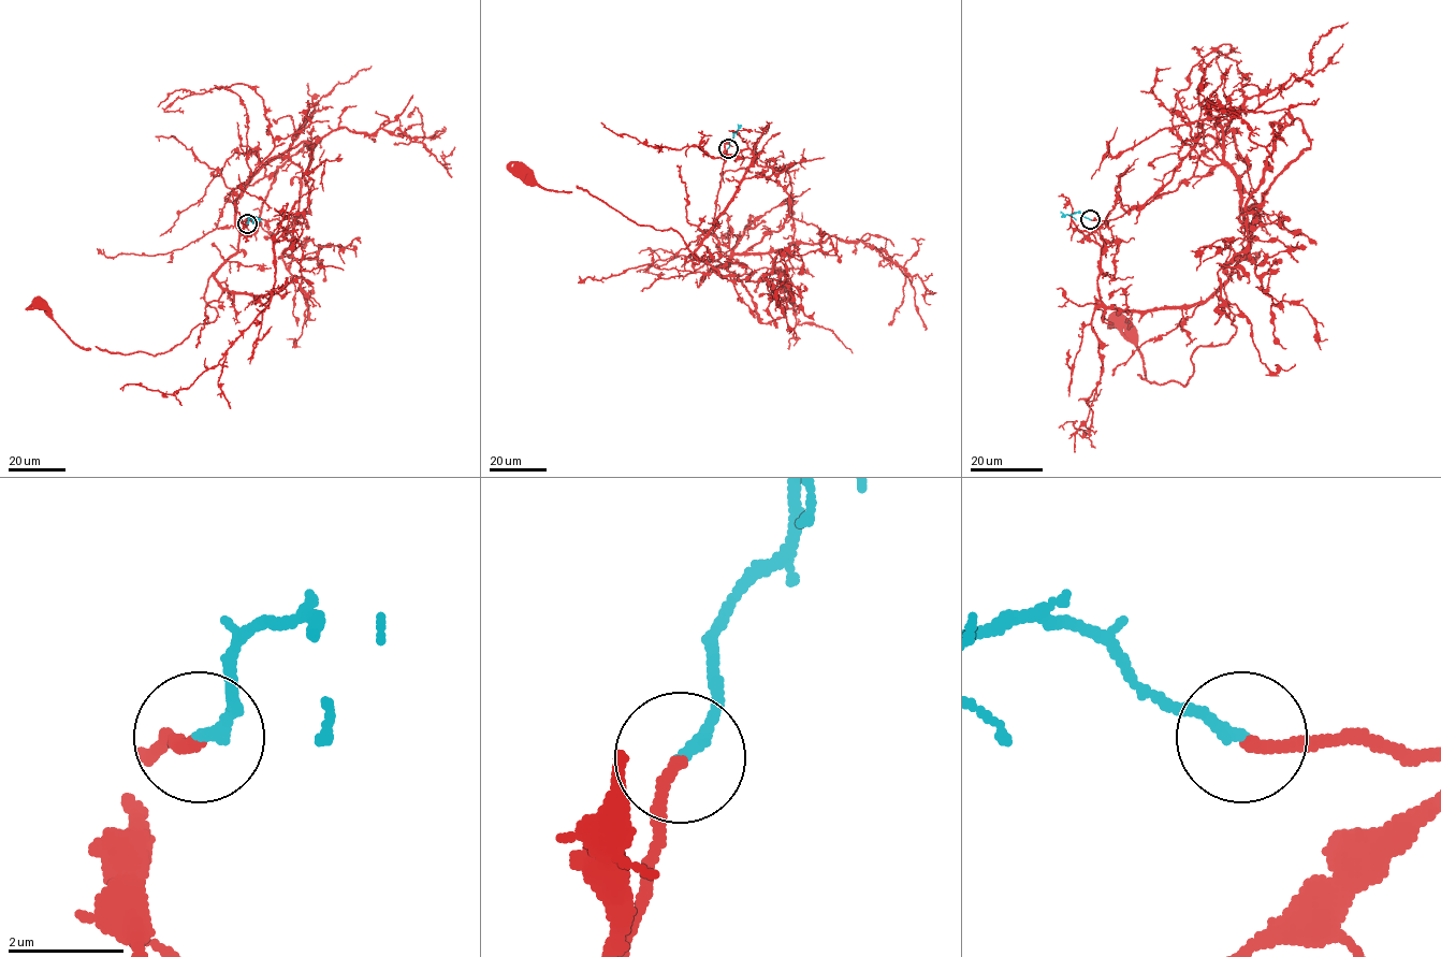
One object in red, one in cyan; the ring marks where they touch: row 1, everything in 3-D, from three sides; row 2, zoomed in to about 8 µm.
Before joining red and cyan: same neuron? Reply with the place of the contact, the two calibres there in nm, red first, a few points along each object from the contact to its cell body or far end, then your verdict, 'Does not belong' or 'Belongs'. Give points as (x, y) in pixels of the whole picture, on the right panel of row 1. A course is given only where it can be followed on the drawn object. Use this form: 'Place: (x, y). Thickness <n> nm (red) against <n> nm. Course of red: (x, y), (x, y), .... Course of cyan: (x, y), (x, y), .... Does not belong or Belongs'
Place: (1090, 219). Thickness 200 nm (red) against 200 nm. Course of red: (1091, 219), (1218, 165), (1241, 191), (1235, 335), (1160, 385), (1118, 321). Course of cyan: (1091, 219), (1079, 213), (1061, 212). Belongs

